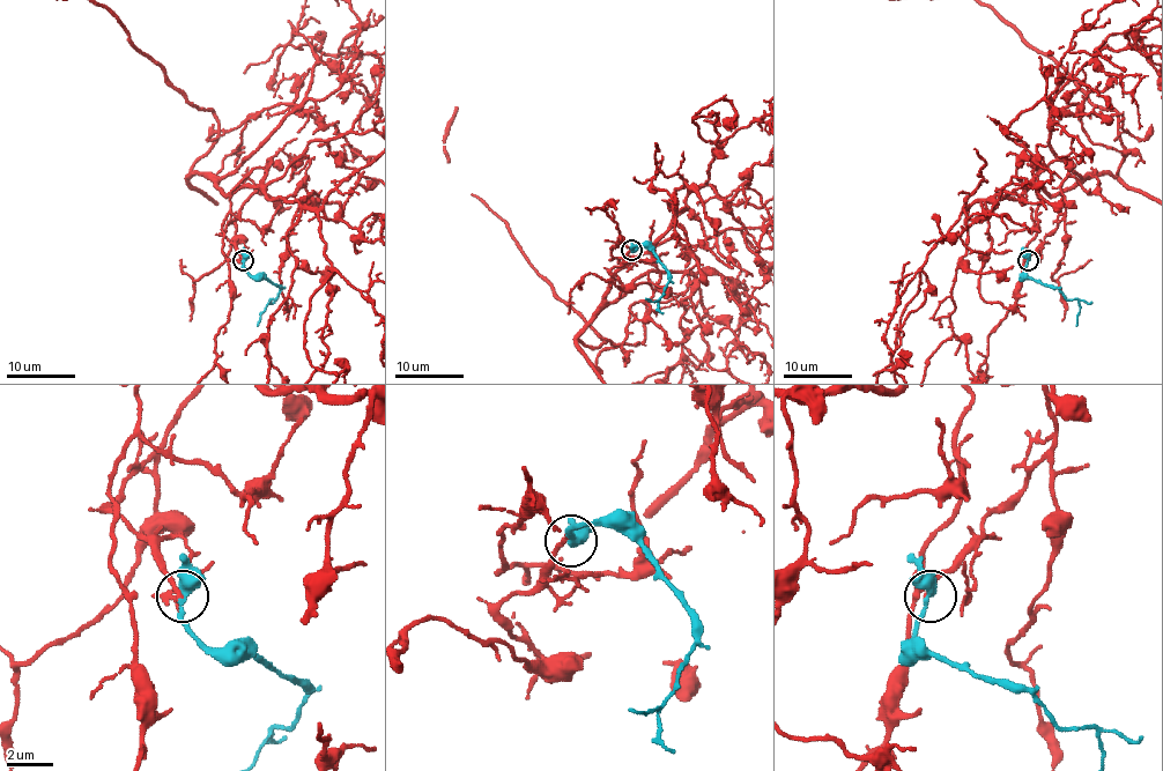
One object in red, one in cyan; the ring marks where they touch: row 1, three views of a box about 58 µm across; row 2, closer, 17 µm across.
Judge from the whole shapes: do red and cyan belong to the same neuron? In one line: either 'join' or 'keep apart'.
join

